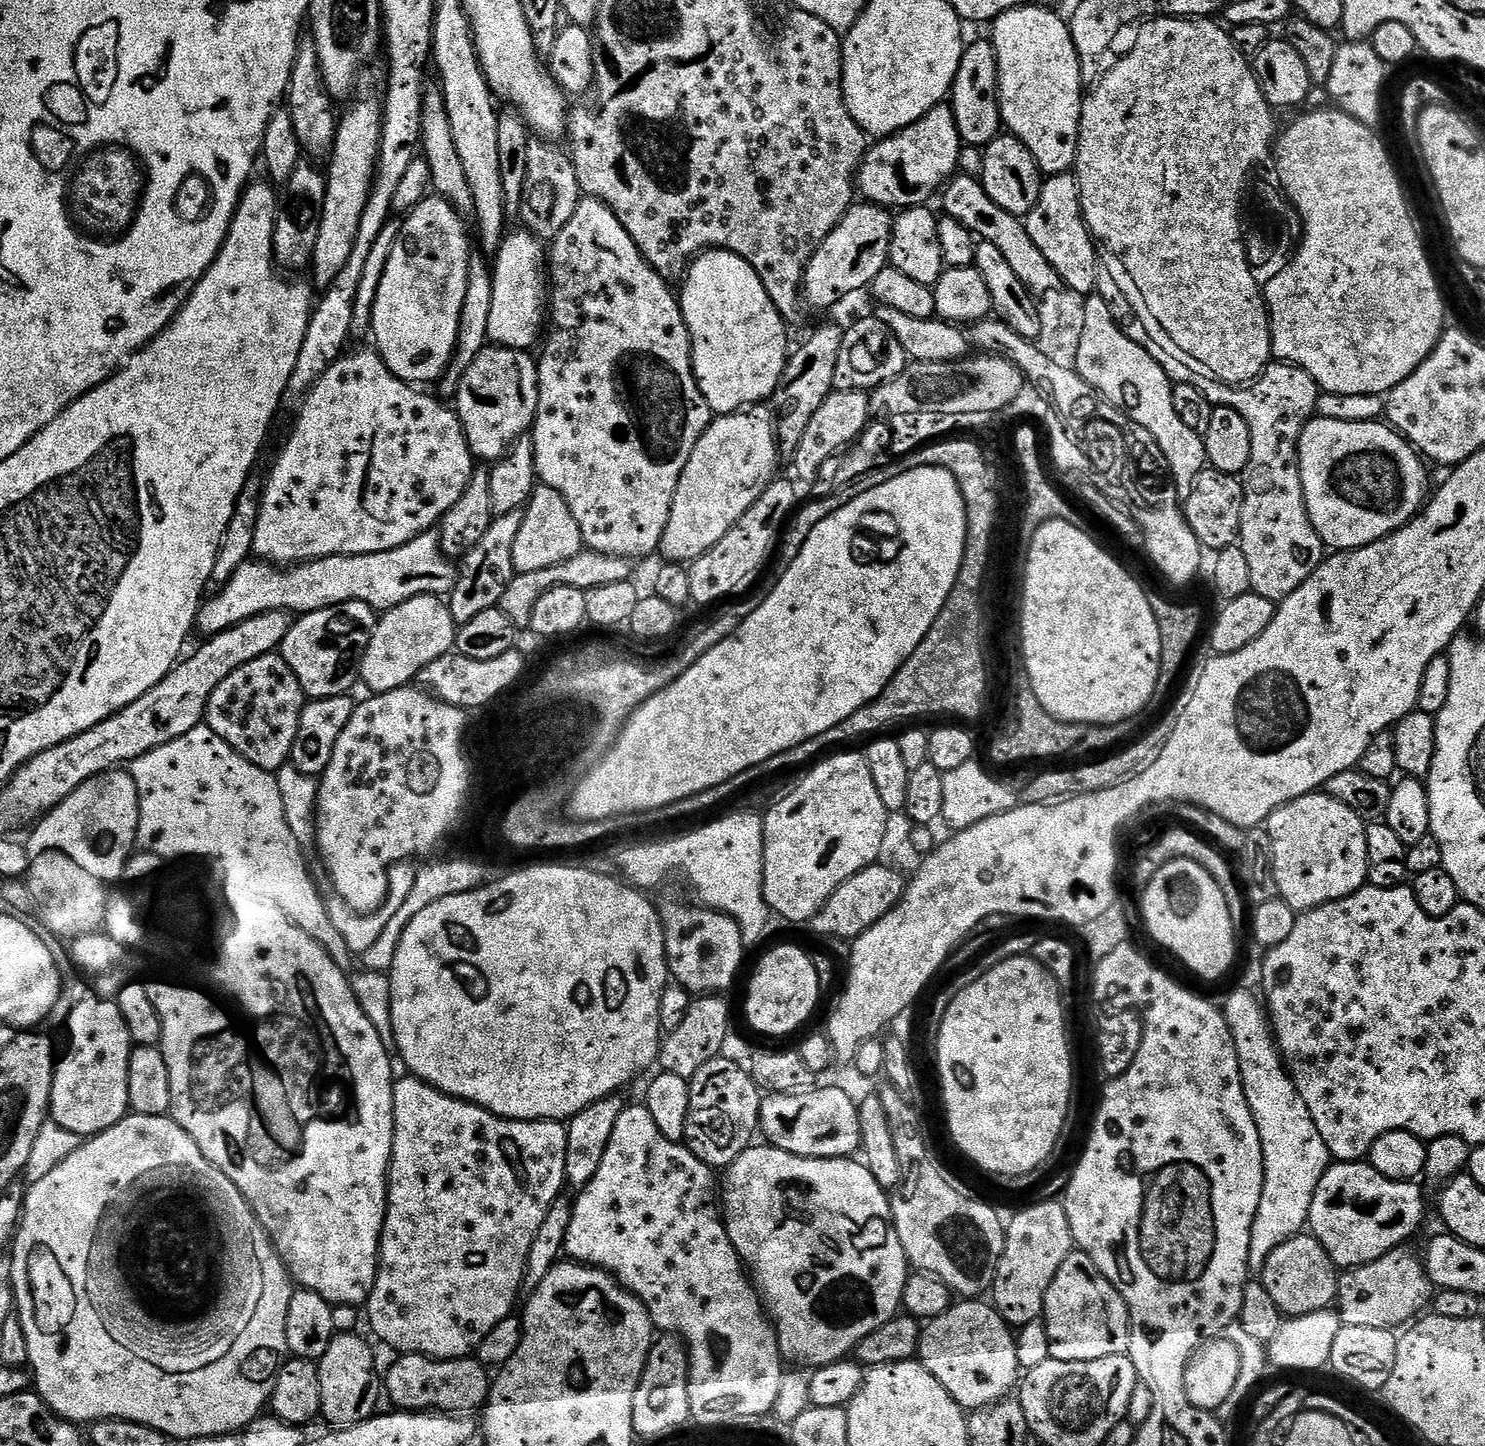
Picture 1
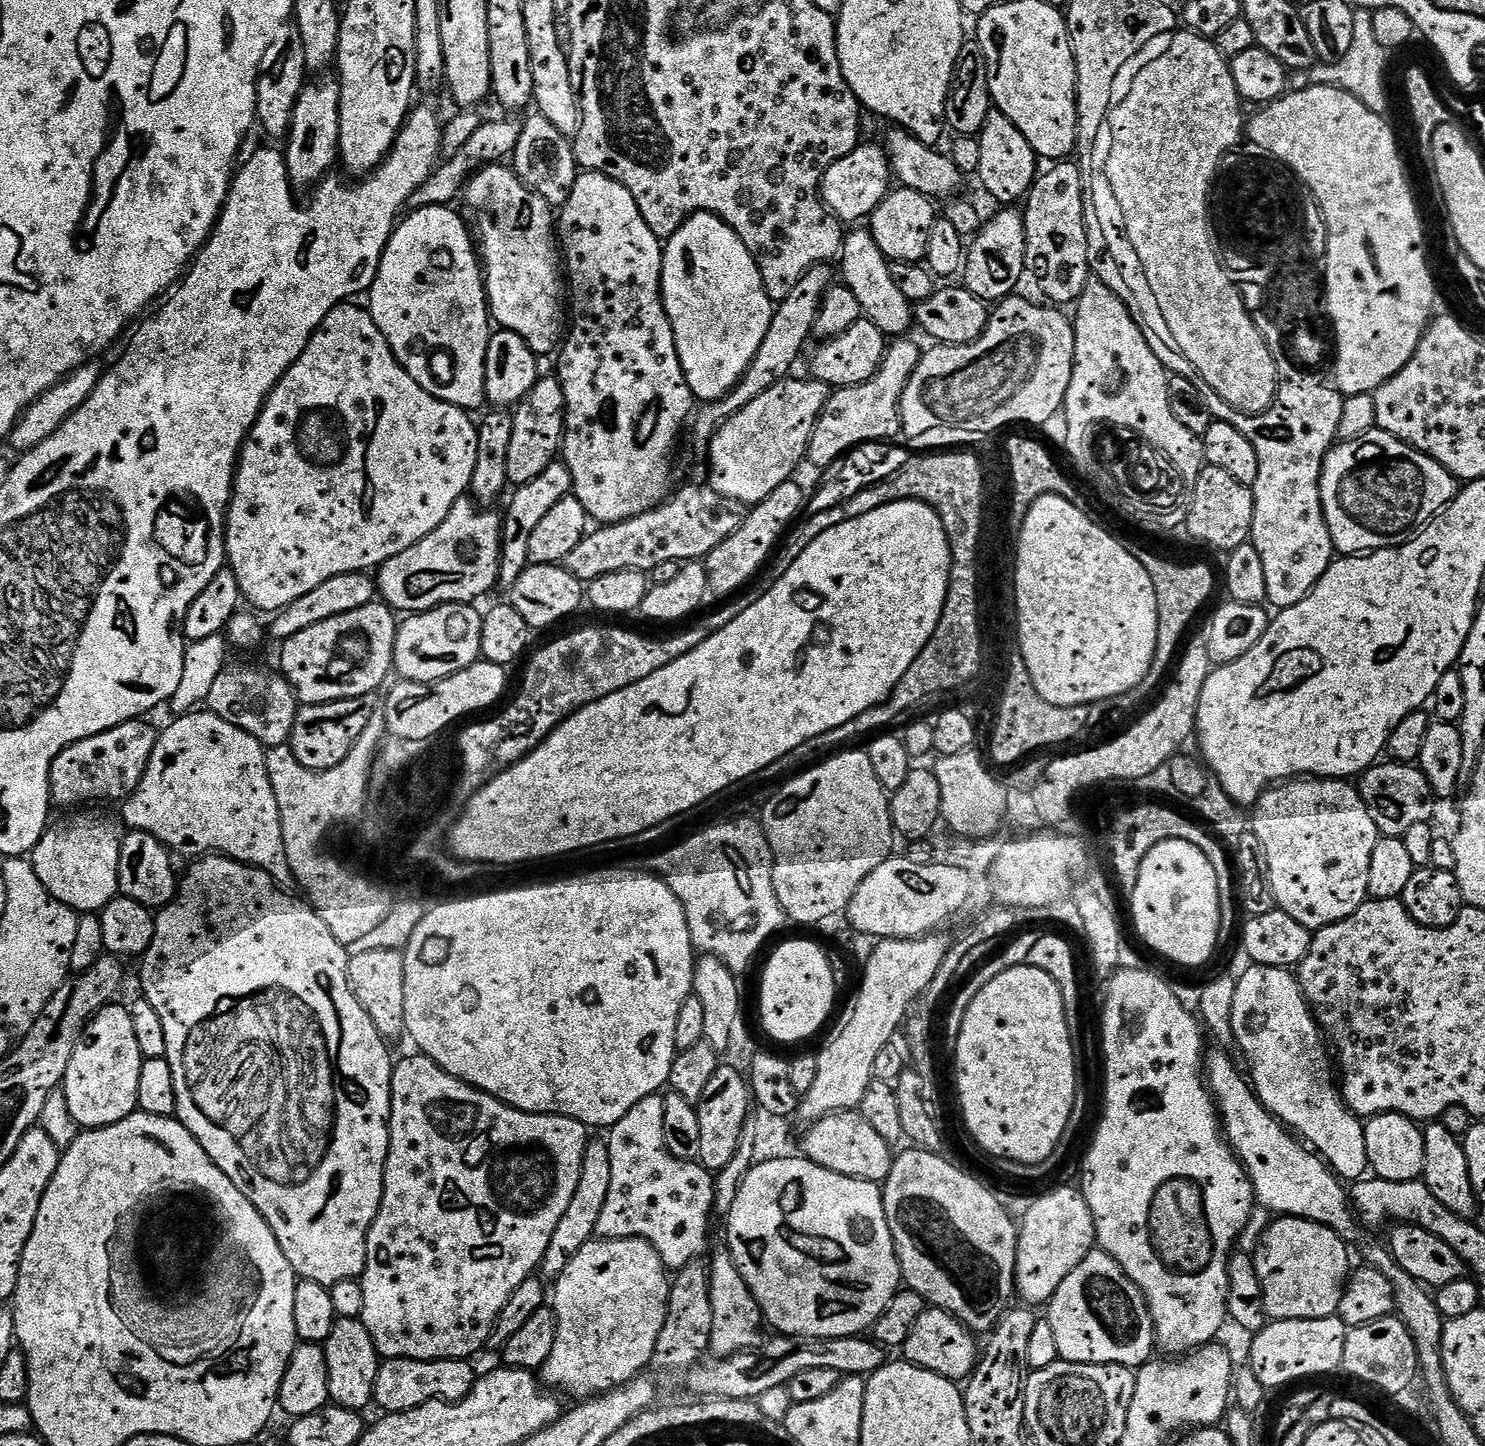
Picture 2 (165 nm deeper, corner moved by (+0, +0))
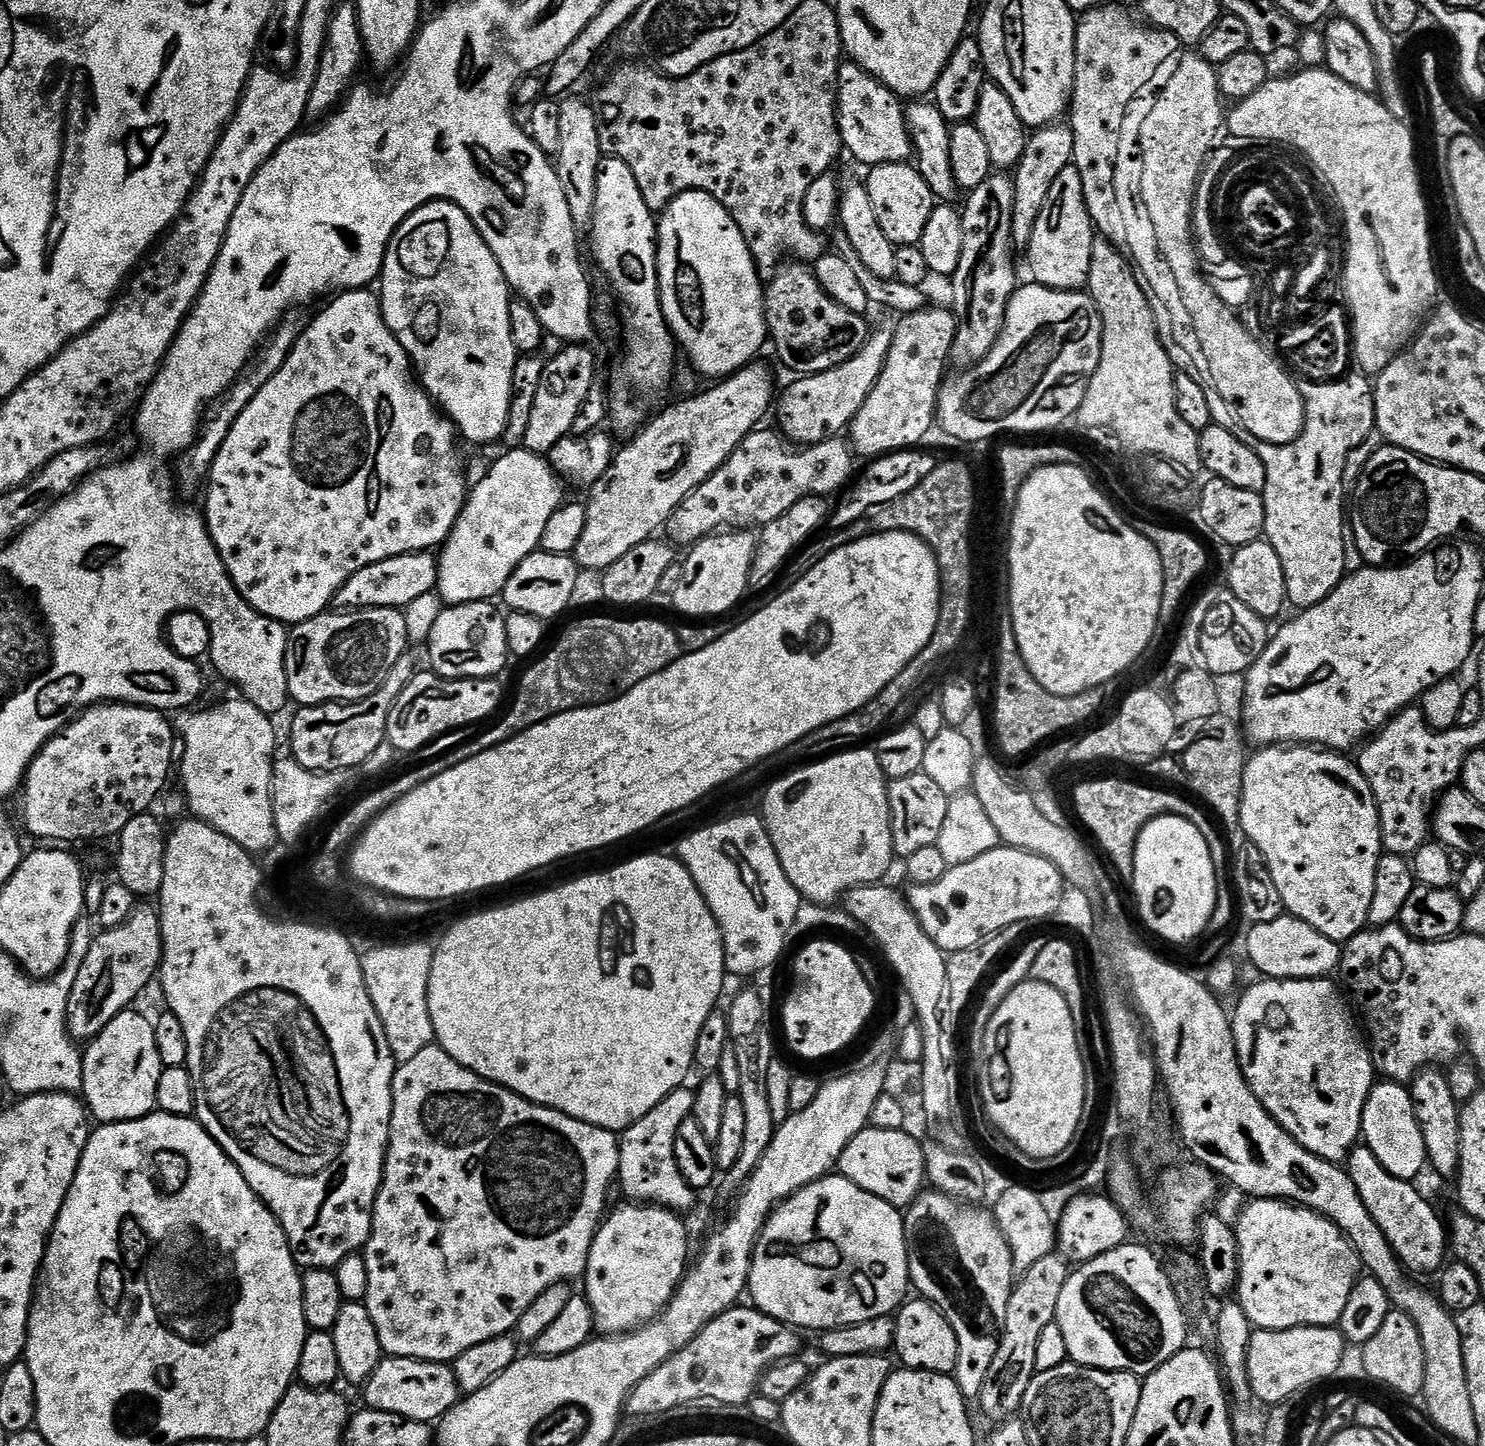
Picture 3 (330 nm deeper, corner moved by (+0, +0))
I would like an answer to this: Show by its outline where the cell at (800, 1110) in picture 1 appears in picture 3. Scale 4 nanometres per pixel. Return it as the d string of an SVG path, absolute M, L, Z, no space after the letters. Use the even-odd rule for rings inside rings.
M869 1126L848 1143L846 1150L842 1150L838 1172L854 1182L854 1186L904 1210L920 1195L926 1184L924 1144L916 1141L908 1130L878 1130Z

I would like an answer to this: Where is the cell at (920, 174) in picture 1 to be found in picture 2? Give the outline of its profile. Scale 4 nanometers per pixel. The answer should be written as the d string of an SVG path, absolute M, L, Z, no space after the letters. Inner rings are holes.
M862 142L846 158L838 158L820 183L820 199L845 225L856 226L859 220L867 221L872 211L882 203L894 184L891 162L879 144Z

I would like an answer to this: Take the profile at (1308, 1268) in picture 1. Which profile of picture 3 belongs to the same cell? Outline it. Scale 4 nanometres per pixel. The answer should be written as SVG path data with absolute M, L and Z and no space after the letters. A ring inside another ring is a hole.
M1252 1198L1245 1203L1242 1214L1234 1227L1238 1240L1238 1254L1240 1255L1240 1281L1236 1283L1235 1295L1238 1297L1238 1303L1242 1306L1242 1310L1246 1310L1246 1318L1250 1318L1253 1329L1277 1332L1278 1330L1290 1330L1291 1328L1330 1328L1339 1325L1342 1310L1346 1310L1346 1302L1350 1302L1350 1294L1362 1275L1362 1265L1360 1255L1342 1234L1342 1230L1338 1230L1338 1226L1334 1222L1330 1222L1325 1216L1314 1210L1301 1208L1299 1204L1290 1204L1287 1200L1258 1200Z

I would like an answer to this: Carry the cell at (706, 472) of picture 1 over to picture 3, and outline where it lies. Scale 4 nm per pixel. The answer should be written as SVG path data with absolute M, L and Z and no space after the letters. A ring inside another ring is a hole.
M886 326L886 328L878 329L877 332L875 329L869 335L867 342L862 346L862 350L858 354L854 354L854 358L842 362L842 366L834 366L834 370L826 370L822 374L793 379L794 382L785 390L784 397L781 400L779 397L778 400L778 408L780 404L779 431L797 446L817 444L823 440L831 440L839 437L841 435L840 431L843 428L845 431L851 425L853 417L856 416L862 406L862 402L866 402L866 398L870 394L870 390L874 386L874 382L878 378L882 366L886 362L891 345L892 328Z

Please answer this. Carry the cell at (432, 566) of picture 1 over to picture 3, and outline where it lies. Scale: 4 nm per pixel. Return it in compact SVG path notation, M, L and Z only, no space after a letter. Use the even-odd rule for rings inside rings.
M521 446L505 451L503 454L505 456L498 457L489 466L488 473L473 488L471 485L464 502L464 509L456 519L448 539L439 549L435 591L440 592L445 605L469 604L479 600L491 601L499 597L510 574L514 574L514 570L518 570L522 561L540 548L546 522L550 522L552 515L561 506L562 481L541 453L529 452L527 448Z

